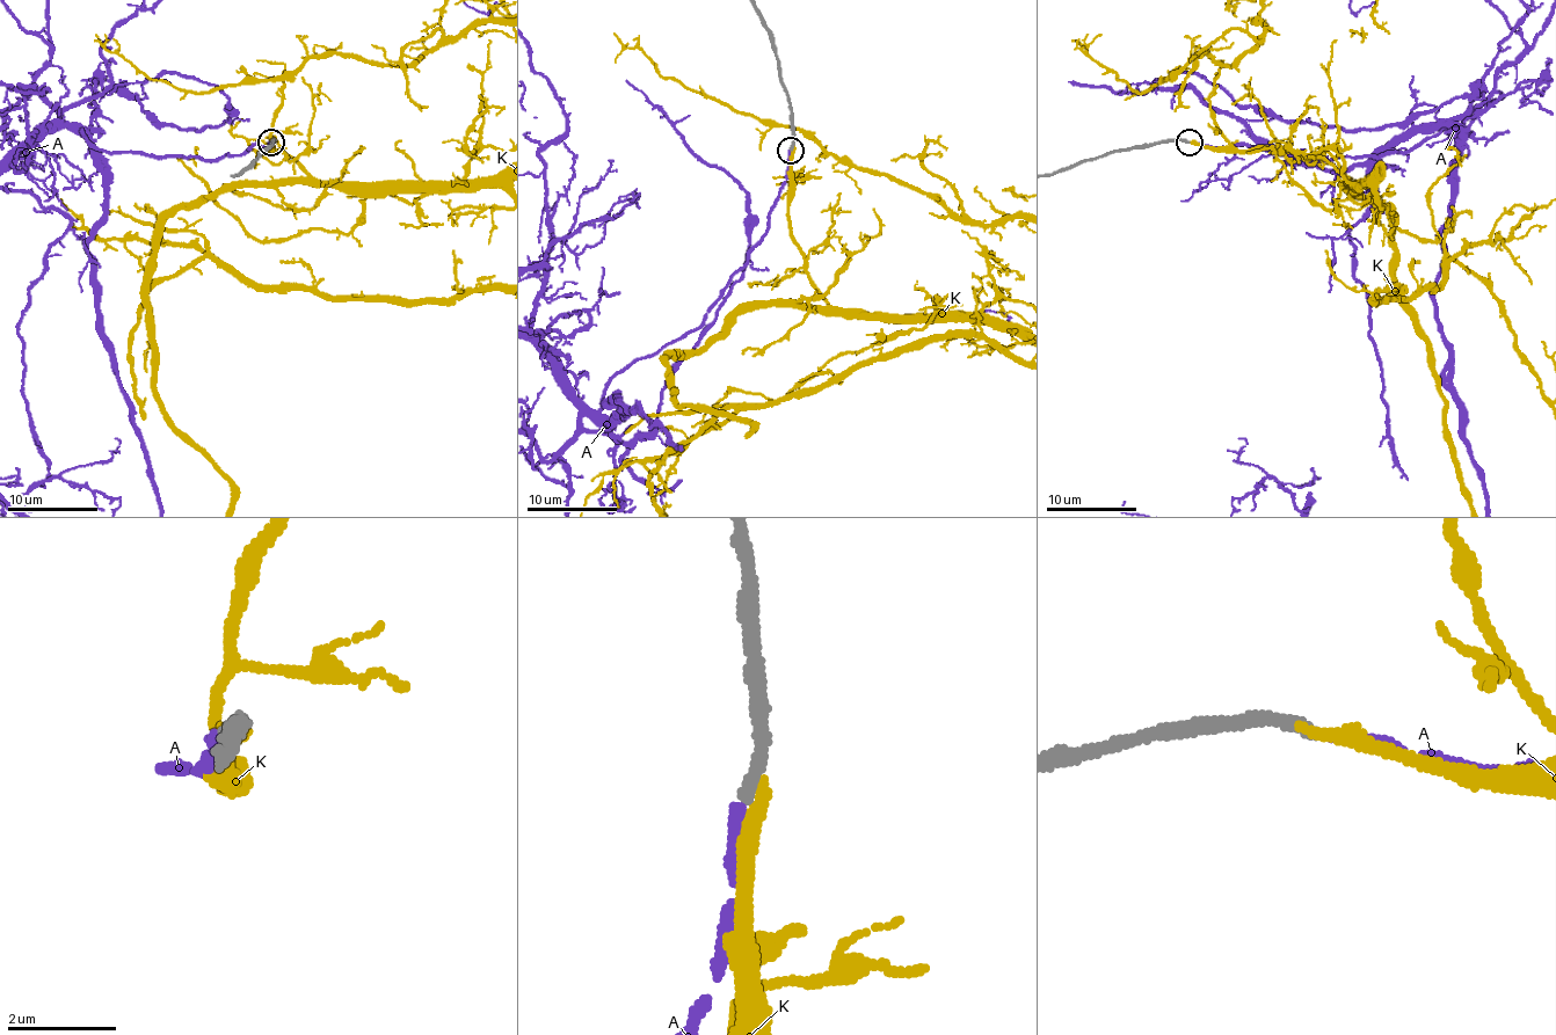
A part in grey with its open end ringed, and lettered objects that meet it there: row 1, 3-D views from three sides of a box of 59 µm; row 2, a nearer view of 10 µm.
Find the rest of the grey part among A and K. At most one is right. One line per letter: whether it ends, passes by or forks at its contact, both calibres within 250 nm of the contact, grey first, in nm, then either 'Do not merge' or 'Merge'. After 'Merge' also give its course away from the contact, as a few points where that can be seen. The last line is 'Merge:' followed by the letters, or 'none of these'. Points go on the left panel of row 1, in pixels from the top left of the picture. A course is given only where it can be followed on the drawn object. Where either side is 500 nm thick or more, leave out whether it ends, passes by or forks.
A: It ends there. Thickness 260 nm (grey) against 200 nm. Merge
K: It ends there. Thickness 280 nm (grey) against 280 nm. Do not merge
Merge: A

